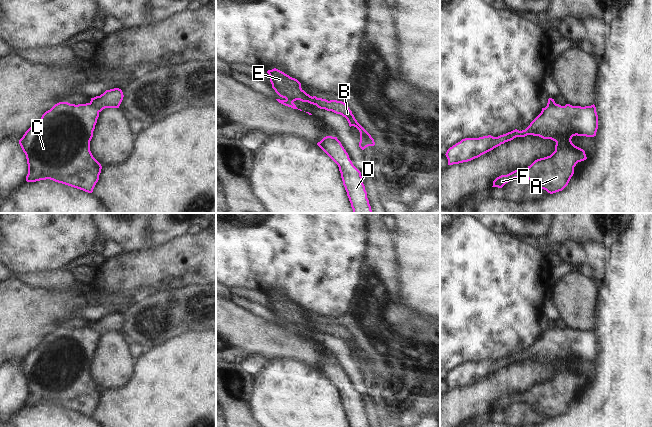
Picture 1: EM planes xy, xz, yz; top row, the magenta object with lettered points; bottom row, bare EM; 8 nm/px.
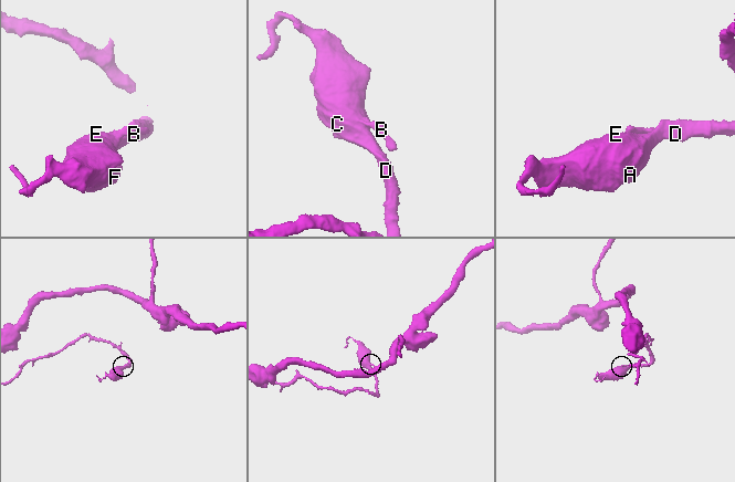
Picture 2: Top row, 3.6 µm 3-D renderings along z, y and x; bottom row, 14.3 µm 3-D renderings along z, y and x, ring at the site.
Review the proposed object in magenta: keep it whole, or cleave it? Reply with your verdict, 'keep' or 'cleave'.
cleave

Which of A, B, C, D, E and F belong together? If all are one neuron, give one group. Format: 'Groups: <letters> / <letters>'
Groups: A C D E F / B.

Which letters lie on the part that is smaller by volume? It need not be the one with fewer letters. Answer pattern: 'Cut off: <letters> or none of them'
Cut off: B.

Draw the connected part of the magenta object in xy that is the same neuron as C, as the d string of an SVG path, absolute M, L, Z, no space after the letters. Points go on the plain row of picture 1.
M59 326L46 335L19 364L28 388L27 406L50 403L92 417L101 397L101 388L90 375L90 365L99 336L90 327Z

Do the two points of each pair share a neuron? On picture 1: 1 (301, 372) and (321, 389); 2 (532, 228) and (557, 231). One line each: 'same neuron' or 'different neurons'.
1: same neuron
2: different neurons

